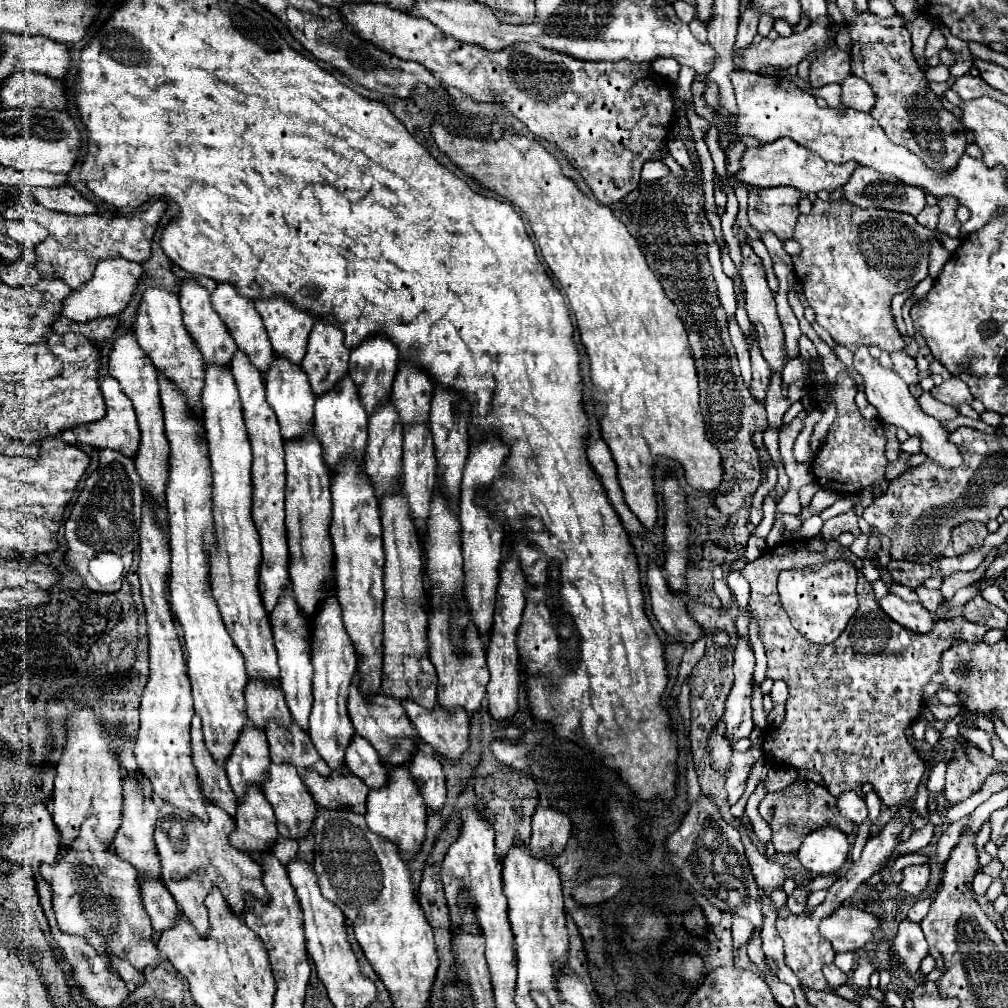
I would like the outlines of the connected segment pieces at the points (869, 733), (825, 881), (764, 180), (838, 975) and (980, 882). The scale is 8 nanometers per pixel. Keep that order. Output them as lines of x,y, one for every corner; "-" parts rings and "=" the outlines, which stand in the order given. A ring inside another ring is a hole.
819,536
814,537
813,540
805,540
805,542
797,540
797,544
783,542
773,548
767,548
755,562
749,562
743,568
743,574
751,584
749,606
759,618
759,628
761,628
759,636
765,644
765,652
767,652
767,660
769,660
767,676
773,680
783,680
789,686
787,714
785,714
783,722
771,730
771,736
765,736
765,742
763,742
765,758
771,764
785,764
785,766
791,766
797,770
805,768
805,770
821,774
825,788
835,798
839,798
843,792
849,792
849,790
861,794
861,784
871,782
877,796
881,798
881,802
885,806
899,806
915,796
915,790
925,772
923,760
917,756
917,752
913,750
911,742
905,736
905,728
911,722
915,722
917,714
923,708
923,700
921,700
923,686
929,682
929,676
939,670
939,656
951,646
953,638
975,642
985,636
987,628
977,626
977,624
965,620
963,616
955,616
955,618
945,618
945,620
935,622
933,630
927,634
911,632
911,630
903,628
901,624
897,624
895,620
891,620
885,612
881,612
879,604
875,602
871,584
861,576
858,578
857,584
859,610
853,616
853,620
847,624
847,640
835,640
835,644
827,644
827,646
811,644
809,640
803,640
803,636
799,636
799,632
795,632
795,628
789,622
787,612
781,608
781,600
777,594
779,572
785,568
809,566
809,552
811,551
812,560
816,560
816,562
818,560
818,563
845,559
852,562
857,572
861,573
863,561
855,556
849,547
841,546
837,539
831,540
828,544
-
829,545
834,546
834,559
831,559
833,552
827,552
826,548
831,548
=
838,873
827,876
817,876
814,881
810,881
804,885
807,886
811,892
814,892
820,889
828,889
837,881
838,878
=
779,138
775,142
767,142
761,146
753,146
747,148
745,154
739,160
741,168
735,174
727,174
721,180
721,188
725,190
727,186
731,186
735,190
737,184
743,184
747,188
755,186
755,188
771,188
771,186
793,186
803,194
809,192
819,192
819,190
829,190
833,192
835,188
843,186
851,172
855,170
857,164
833,164
833,162
825,162
821,156
817,156
815,152
799,146
797,142
793,142
791,138
=
827,964
827,966
823,966
823,974
825,974
827,982
829,982
829,988
833,988
833,986
841,986
841,984
847,982
847,974
841,972
835,964
=
977,872
975,874
975,880
973,880
973,884
971,884
971,888
973,888
973,892
975,892
975,896
985,896
985,892
987,892
987,888
989,888
989,884
993,882
993,878
989,876
989,874
985,874
985,872

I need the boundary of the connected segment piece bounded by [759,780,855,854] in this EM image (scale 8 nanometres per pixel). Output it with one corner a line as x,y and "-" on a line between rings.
801,780
801,782
793,782
791,786
783,788
779,792
769,792
765,796
765,800
761,800
761,804
759,804
759,814
771,826
775,852
781,852
781,854
797,852
803,838
809,832
813,832
815,828
837,826
845,834
851,834
855,830
855,824
841,816
841,812
837,808
837,800
823,786
819,786
811,780
809,780
809,786
807,786
807,780

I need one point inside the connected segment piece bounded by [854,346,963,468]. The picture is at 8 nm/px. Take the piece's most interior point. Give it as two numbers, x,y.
883,387

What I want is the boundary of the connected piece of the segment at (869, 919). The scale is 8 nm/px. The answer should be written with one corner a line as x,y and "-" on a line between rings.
841,904
833,914
823,916
821,934
833,944
835,952
857,952
875,940
879,918
851,904

